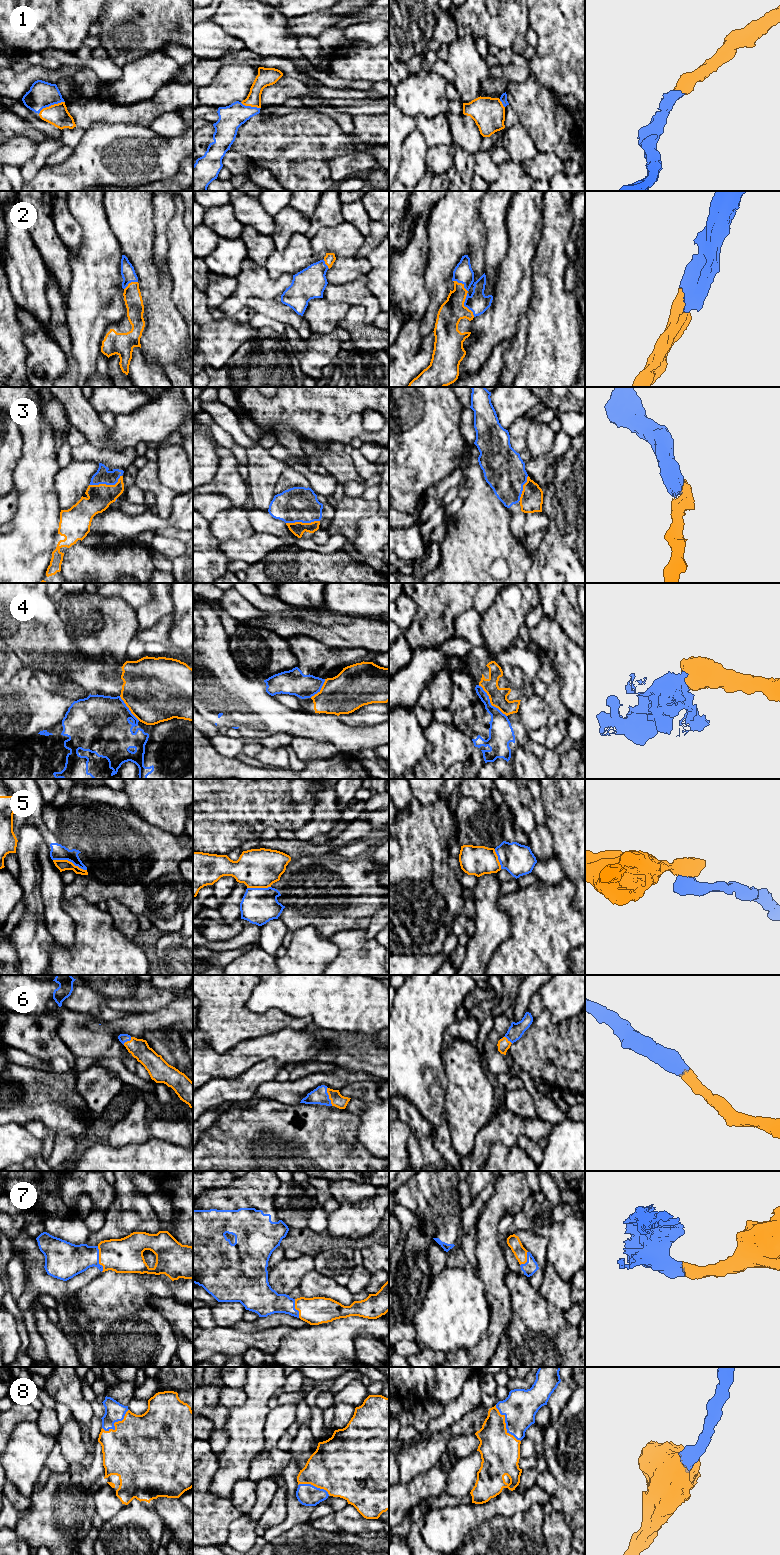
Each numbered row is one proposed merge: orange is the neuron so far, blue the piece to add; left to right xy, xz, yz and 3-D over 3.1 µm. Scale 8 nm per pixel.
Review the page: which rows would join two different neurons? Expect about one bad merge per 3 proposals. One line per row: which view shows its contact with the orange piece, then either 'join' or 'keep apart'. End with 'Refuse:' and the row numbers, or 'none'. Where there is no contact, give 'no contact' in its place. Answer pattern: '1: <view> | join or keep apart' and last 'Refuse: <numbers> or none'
1: xy | join
2: yz | join
3: xy | join
4: yz | keep apart
5: xy | keep apart
6: xz | join
7: xy | join
8: yz | join
Refuse: 4, 5

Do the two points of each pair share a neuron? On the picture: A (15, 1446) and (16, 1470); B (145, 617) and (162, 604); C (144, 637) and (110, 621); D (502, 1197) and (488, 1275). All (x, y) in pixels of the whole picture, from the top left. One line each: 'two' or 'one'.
A: one
B: one
C: two
D: one

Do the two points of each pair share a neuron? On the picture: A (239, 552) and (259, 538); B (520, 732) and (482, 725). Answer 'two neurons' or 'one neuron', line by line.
A: one neuron
B: one neuron

